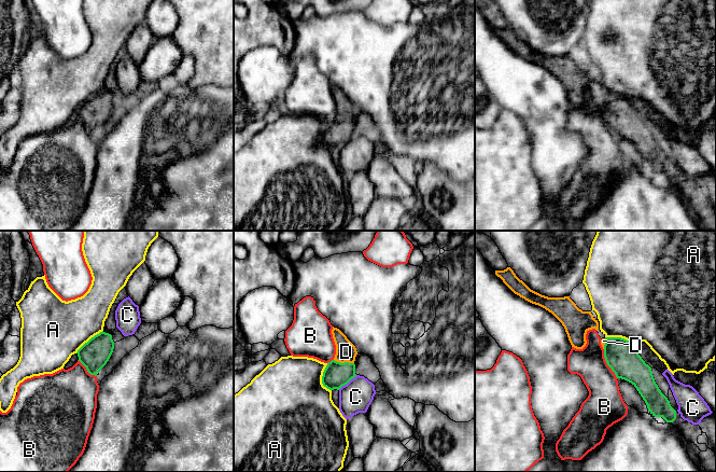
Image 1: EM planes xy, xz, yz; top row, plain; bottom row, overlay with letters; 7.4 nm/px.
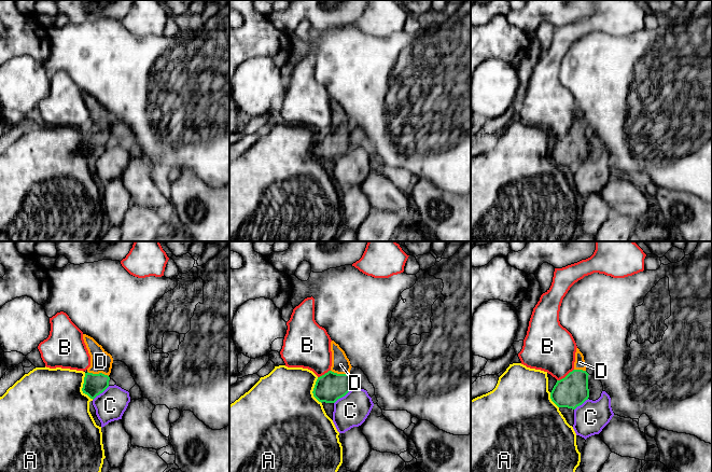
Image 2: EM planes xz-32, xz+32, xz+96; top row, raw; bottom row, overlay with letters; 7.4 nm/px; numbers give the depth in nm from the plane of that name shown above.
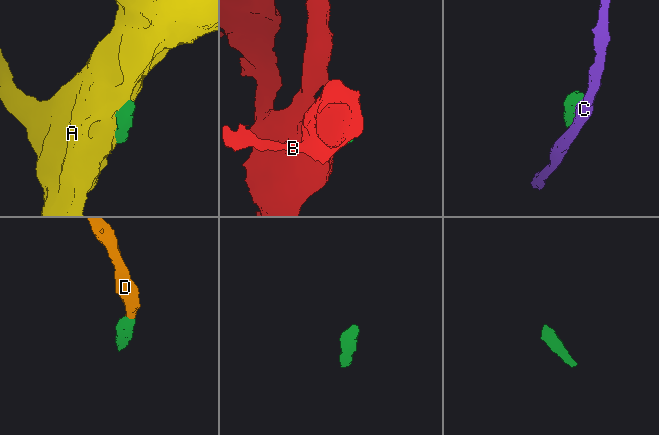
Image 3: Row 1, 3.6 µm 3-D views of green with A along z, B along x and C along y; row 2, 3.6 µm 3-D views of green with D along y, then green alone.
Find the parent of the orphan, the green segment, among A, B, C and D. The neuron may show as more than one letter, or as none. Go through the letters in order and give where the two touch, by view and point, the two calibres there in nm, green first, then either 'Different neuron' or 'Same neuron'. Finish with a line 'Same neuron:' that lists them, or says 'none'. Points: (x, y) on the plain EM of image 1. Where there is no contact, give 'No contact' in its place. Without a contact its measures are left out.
A: Touches green at xz (322, 137). Thickness 190 nm (green) against 480 nm. Different neuron
B: Touches green at yz (607, 123). Thickness 240 nm (green) against 240 nm. Different neuron
C: Touches green at xz (347, 141). Thickness 190 nm (green) against 240 nm. Different neuron
D: Touches green at xz (345, 121). Thickness 190 nm (green) against 160 nm. Same neuron
Same neuron: D

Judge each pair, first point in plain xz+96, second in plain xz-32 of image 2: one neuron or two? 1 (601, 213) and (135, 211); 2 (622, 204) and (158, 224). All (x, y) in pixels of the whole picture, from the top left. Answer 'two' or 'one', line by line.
1: two
2: two

